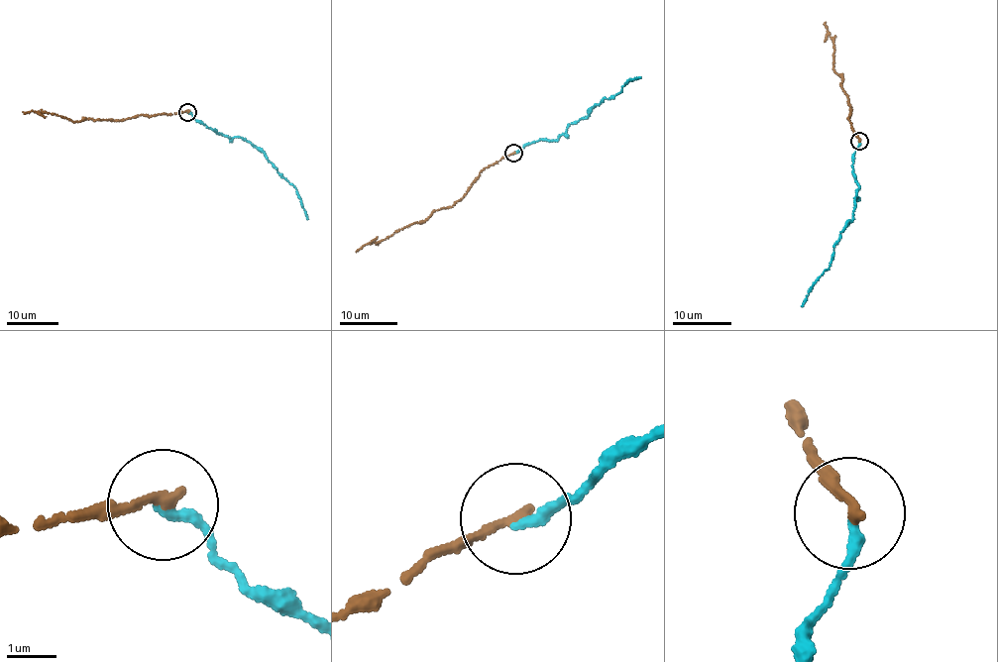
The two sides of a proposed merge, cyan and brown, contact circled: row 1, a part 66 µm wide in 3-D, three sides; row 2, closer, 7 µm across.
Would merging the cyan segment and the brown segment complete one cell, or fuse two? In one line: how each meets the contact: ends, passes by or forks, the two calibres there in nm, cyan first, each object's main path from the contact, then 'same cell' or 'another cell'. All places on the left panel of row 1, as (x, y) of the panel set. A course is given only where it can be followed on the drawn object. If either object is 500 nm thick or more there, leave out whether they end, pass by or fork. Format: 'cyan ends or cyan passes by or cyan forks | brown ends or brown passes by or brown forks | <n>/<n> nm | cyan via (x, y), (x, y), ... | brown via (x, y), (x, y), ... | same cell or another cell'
cyan ends | brown ends | 200/200 nm | cyan via (186, 111), (218, 133), (231, 138), (242, 137), (260, 151), (295, 187), (308, 219) | brown via (187, 112), (128, 119), (86, 118), (73, 123), (49, 112), (23, 112) | another cell

